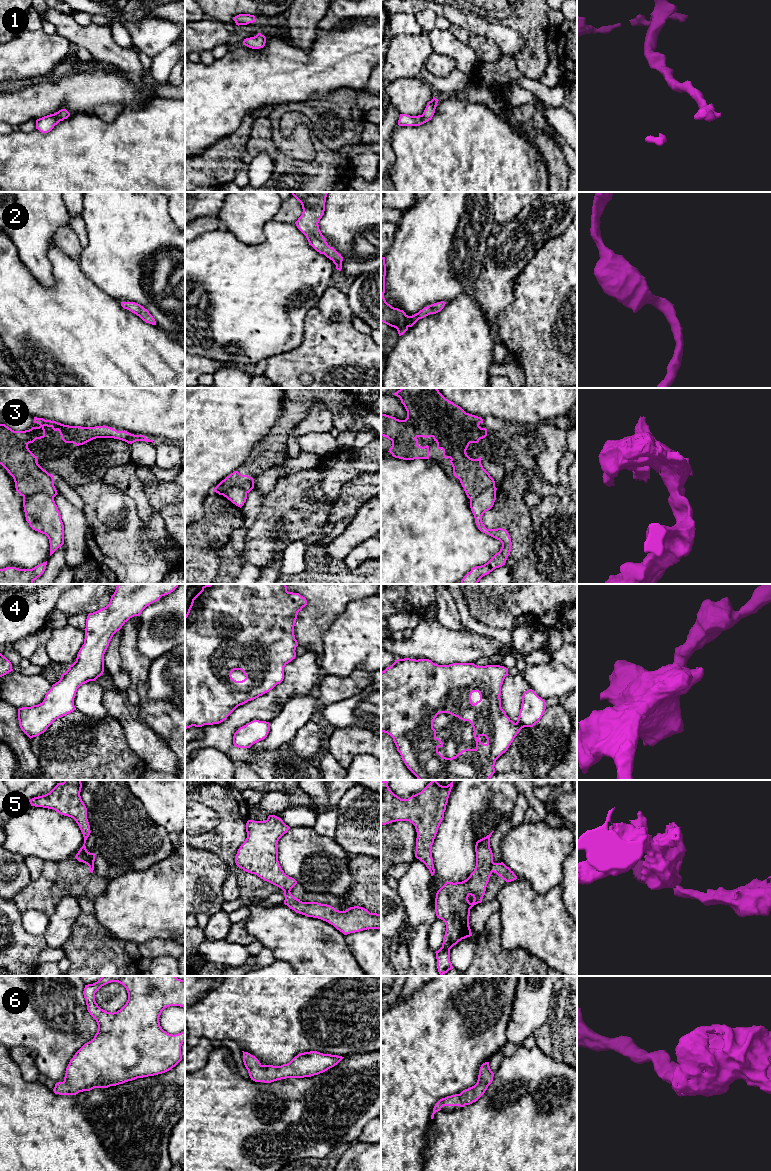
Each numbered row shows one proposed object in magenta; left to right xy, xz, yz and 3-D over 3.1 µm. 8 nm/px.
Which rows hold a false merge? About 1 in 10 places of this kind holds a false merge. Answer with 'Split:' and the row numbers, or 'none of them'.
Split: 3, 5

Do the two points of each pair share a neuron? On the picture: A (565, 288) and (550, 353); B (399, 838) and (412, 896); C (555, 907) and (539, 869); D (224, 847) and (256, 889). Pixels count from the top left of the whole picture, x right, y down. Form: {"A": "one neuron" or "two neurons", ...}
{"A": "one neuron", "B": "two neurons", "C": "two neurons", "D": "one neuron"}

